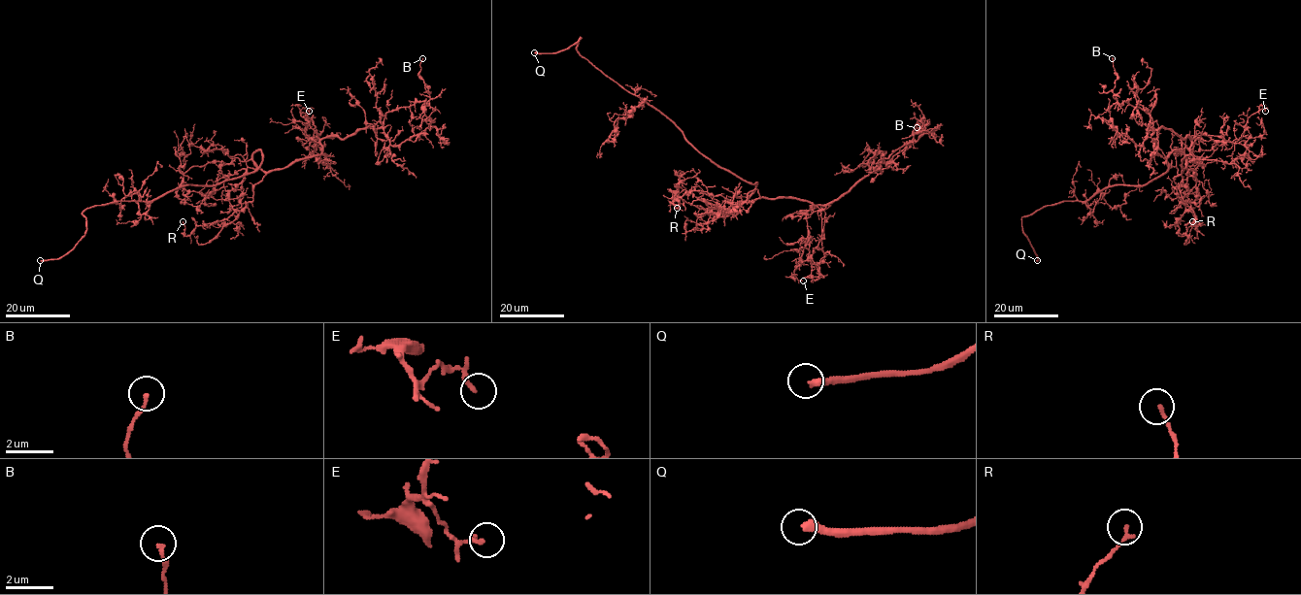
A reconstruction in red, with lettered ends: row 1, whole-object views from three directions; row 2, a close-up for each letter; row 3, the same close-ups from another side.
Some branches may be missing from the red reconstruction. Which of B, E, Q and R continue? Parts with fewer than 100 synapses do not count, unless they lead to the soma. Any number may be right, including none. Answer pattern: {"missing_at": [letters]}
{"missing_at": ["Q"]}

